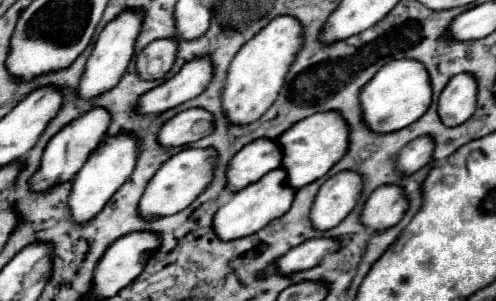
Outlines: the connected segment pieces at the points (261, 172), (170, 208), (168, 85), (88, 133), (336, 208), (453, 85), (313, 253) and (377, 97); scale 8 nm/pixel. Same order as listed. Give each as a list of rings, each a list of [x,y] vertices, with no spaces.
[[[258,139],[256,143],[248,143],[228,163],[226,191],[240,191],[278,167],[280,155],[276,155],[276,141]]]
[[[182,149],[172,155],[148,181],[146,191],[138,203],[138,215],[142,219],[160,219],[166,215],[174,215],[186,209],[200,191],[212,179],[212,149]]]
[[[208,57],[194,59],[192,63],[186,63],[172,79],[146,91],[136,103],[136,113],[160,115],[168,109],[174,109],[176,105],[200,95],[200,91],[204,91],[210,79],[212,79],[210,59]]]
[[[94,107],[88,113],[84,113],[80,119],[72,121],[70,125],[66,125],[58,135],[54,135],[50,139],[50,143],[44,149],[44,155],[40,159],[40,167],[36,169],[36,173],[30,177],[30,189],[34,193],[46,193],[50,191],[54,185],[64,183],[64,181],[72,181],[72,175],[76,175],[76,171],[80,171],[80,167],[86,163],[88,155],[98,147],[98,143],[102,141],[102,137],[106,135],[106,129],[110,125],[110,113],[104,111],[102,107]]]
[[[342,171],[340,175],[330,177],[318,191],[314,205],[310,209],[310,221],[312,227],[316,231],[328,231],[332,227],[336,227],[356,205],[356,195],[360,195],[360,179],[356,179],[356,175],[352,175],[352,171]]]
[[[456,75],[444,87],[438,99],[438,117],[446,127],[462,125],[472,117],[476,109],[476,83],[468,75]]]
[[[326,237],[308,239],[302,245],[296,245],[294,249],[290,249],[280,259],[276,259],[274,267],[276,267],[278,275],[290,277],[290,275],[294,275],[298,271],[316,267],[326,255],[336,251],[336,247],[338,247],[338,243],[334,239],[326,239]]]
[[[398,59],[386,63],[360,91],[360,109],[362,119],[366,127],[374,133],[392,133],[408,127],[418,117],[424,115],[424,111],[430,107],[432,101],[432,87],[428,83],[428,73],[424,71],[422,63],[416,63],[414,59]]]

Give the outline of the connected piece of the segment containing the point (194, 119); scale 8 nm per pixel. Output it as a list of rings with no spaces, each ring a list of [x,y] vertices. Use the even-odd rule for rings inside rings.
[[[188,109],[168,119],[156,133],[156,141],[164,149],[184,147],[210,135],[212,131],[214,131],[214,119],[212,115],[208,115],[208,111]]]

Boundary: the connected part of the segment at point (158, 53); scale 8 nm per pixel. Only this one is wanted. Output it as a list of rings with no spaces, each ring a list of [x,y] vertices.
[[[158,39],[156,43],[150,43],[148,47],[144,47],[136,55],[138,77],[146,81],[162,79],[170,71],[176,59],[176,49],[178,45],[174,39]]]

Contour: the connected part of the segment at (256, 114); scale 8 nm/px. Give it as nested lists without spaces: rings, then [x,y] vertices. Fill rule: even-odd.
[[[288,15],[272,19],[272,23],[264,27],[264,31],[252,37],[238,51],[228,67],[228,75],[222,87],[222,109],[232,125],[254,123],[268,111],[268,107],[276,101],[280,93],[280,87],[284,83],[288,67],[292,65],[292,59],[296,57],[296,51],[300,51],[300,23],[296,23],[296,19]]]

